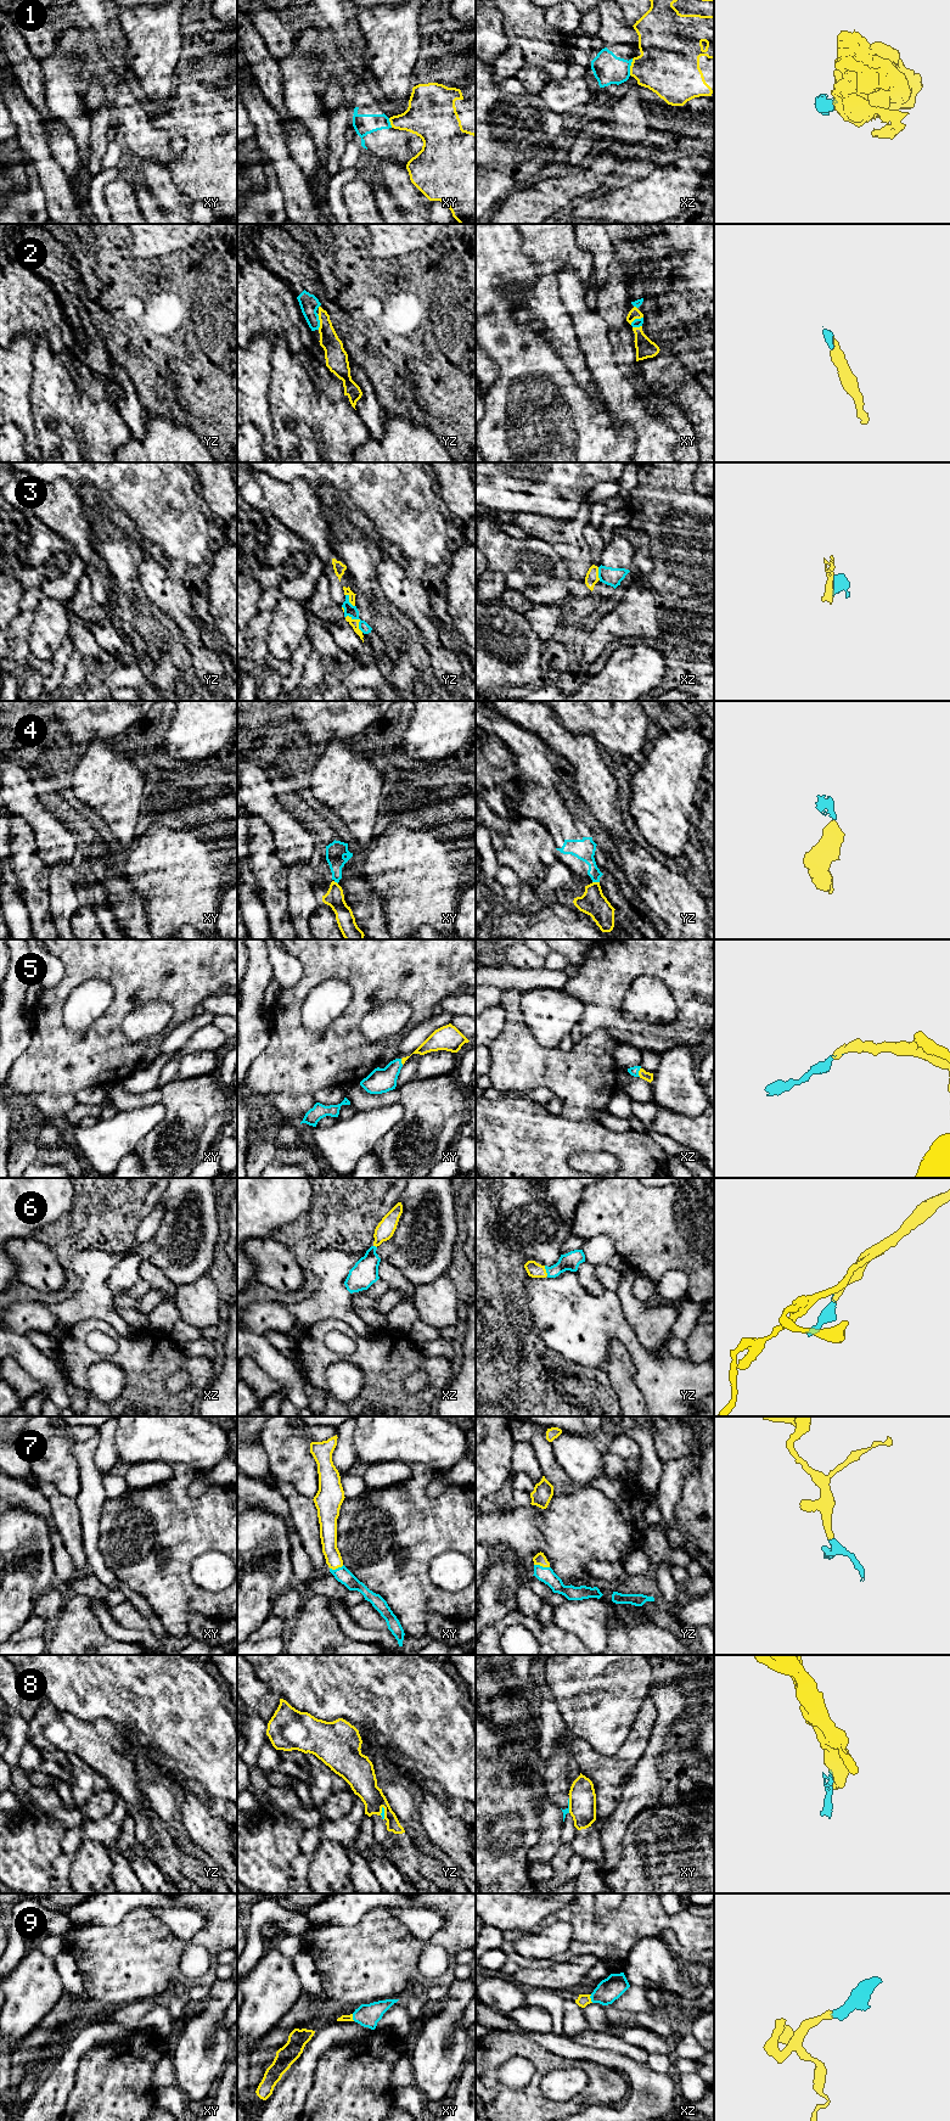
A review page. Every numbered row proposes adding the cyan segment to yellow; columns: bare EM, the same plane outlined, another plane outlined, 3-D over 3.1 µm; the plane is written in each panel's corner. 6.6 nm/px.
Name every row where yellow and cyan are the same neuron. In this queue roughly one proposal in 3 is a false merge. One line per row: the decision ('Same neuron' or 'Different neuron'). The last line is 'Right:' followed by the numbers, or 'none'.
1: Different neuron
2: Same neuron
3: Different neuron
4: Different neuron
5: Same neuron
6: Same neuron
7: Same neuron
8: Different neuron
9: Same neuron
Right: 2, 5, 6, 7, 9

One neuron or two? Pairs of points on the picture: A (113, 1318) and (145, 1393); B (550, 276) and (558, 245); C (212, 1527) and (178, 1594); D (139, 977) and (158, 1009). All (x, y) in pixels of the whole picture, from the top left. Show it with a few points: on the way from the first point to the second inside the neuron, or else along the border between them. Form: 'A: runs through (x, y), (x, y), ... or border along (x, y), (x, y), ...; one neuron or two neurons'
A: border along (107, 1323), (123, 1336), (131, 1336), (136, 1331); two neurons
B: runs through (550, 269), (551, 252); one neuron
C: runs through (195, 1544), (181, 1558), (181, 1575), (179, 1577); one neuron
D: border along (174, 1011), (166, 1002), (147, 1000), (128, 1014); two neurons

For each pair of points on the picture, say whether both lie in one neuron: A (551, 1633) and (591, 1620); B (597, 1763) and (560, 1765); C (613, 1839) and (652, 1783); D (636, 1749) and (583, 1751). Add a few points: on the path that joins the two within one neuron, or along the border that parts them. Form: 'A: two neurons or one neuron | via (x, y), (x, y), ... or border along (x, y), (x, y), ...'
A: two neurons | border along (550, 1622), (572, 1632), (582, 1642)
B: two neurons | border along (572, 1738), (569, 1745), (571, 1755)
C: one neuron | via (614, 1825), (639, 1796)
D: one neuron | via (623, 1761), (596, 1762)

